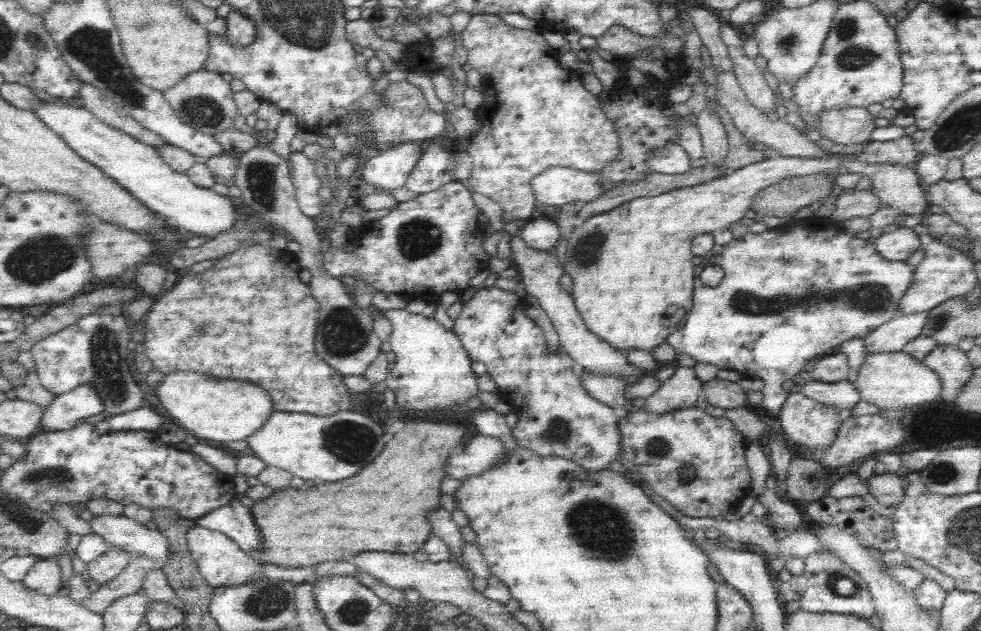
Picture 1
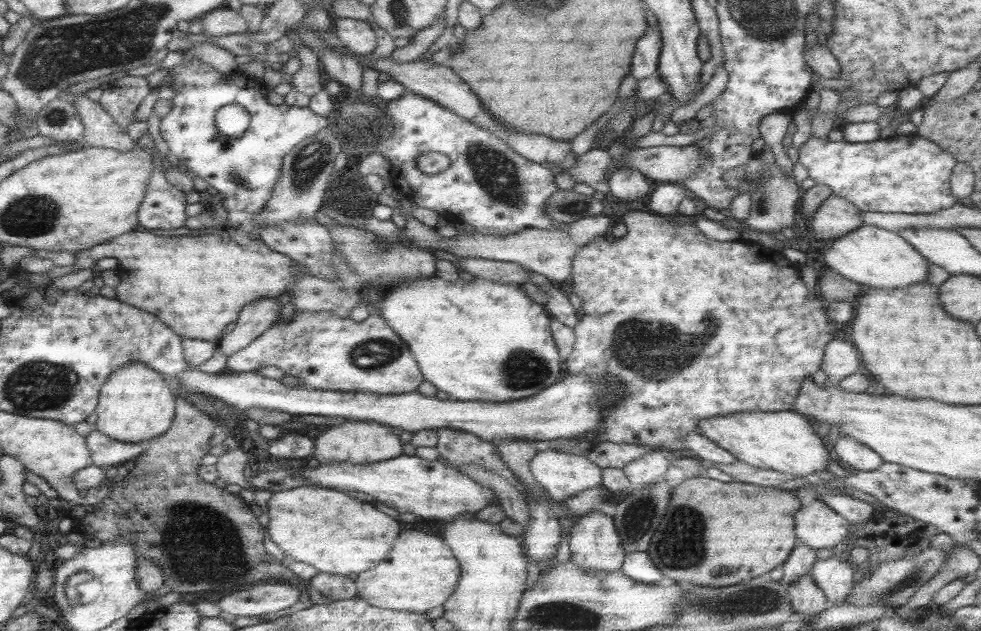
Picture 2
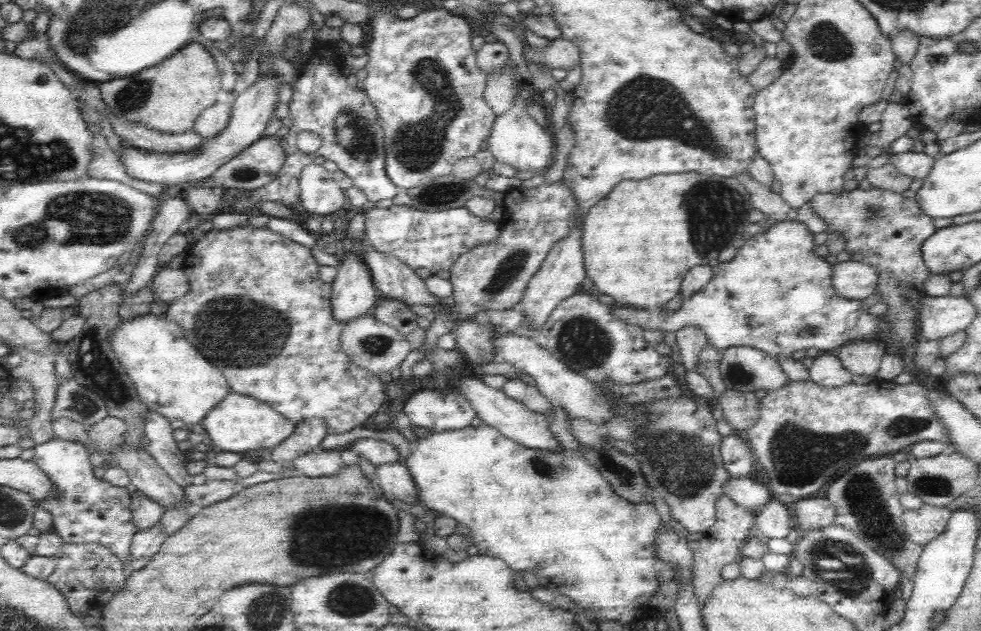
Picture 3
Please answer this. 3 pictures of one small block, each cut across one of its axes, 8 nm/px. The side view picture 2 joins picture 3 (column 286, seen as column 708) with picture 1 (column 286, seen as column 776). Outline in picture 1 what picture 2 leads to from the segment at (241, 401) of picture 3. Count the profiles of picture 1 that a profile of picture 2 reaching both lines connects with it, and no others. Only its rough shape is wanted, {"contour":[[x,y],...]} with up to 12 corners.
{"contour":[[274,411],[247,442],[304,481],[346,480],[386,446],[358,411]]}

